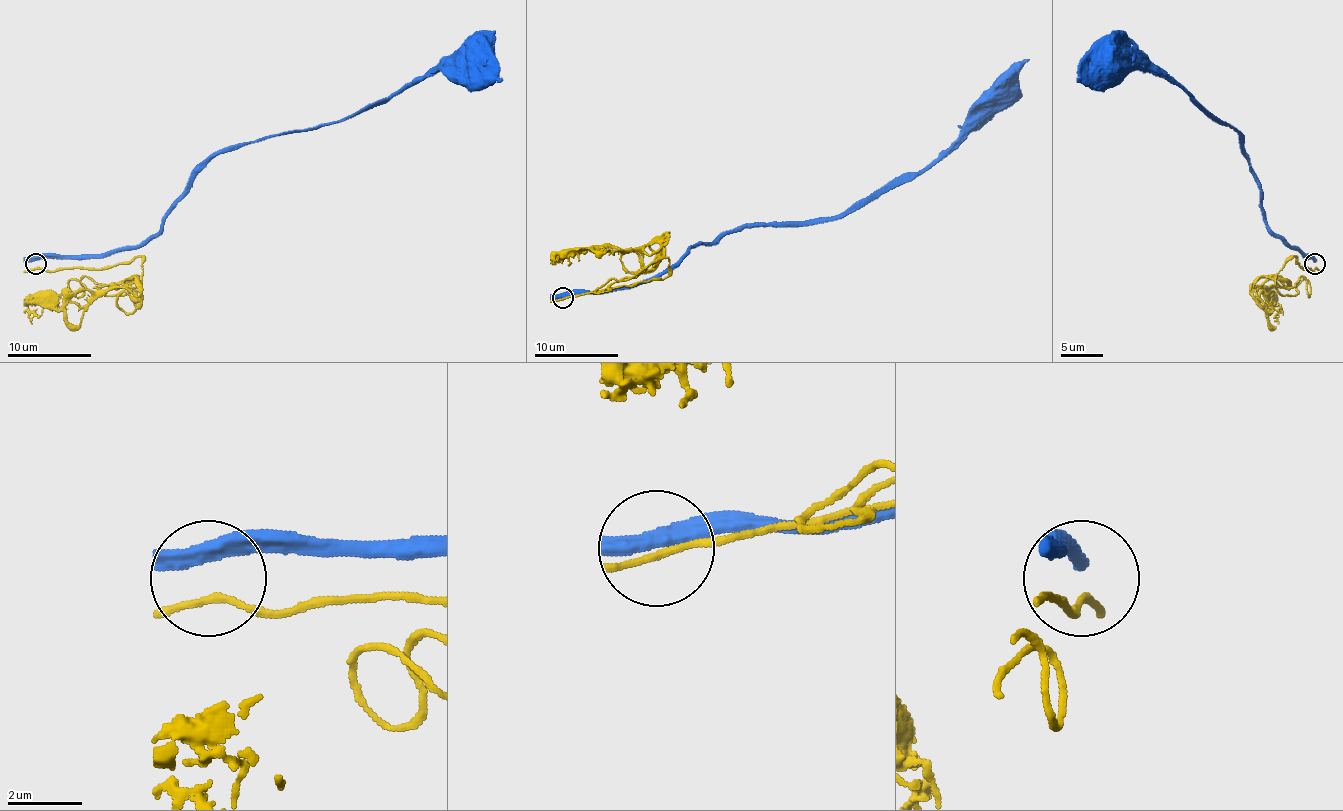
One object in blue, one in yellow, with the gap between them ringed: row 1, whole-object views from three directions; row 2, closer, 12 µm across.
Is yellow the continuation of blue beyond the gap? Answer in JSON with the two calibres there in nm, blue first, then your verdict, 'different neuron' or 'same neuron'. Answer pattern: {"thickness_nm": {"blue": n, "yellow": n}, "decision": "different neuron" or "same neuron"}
{"thickness_nm": {"blue": 440, "yellow": 170}, "decision": "same neuron"}

